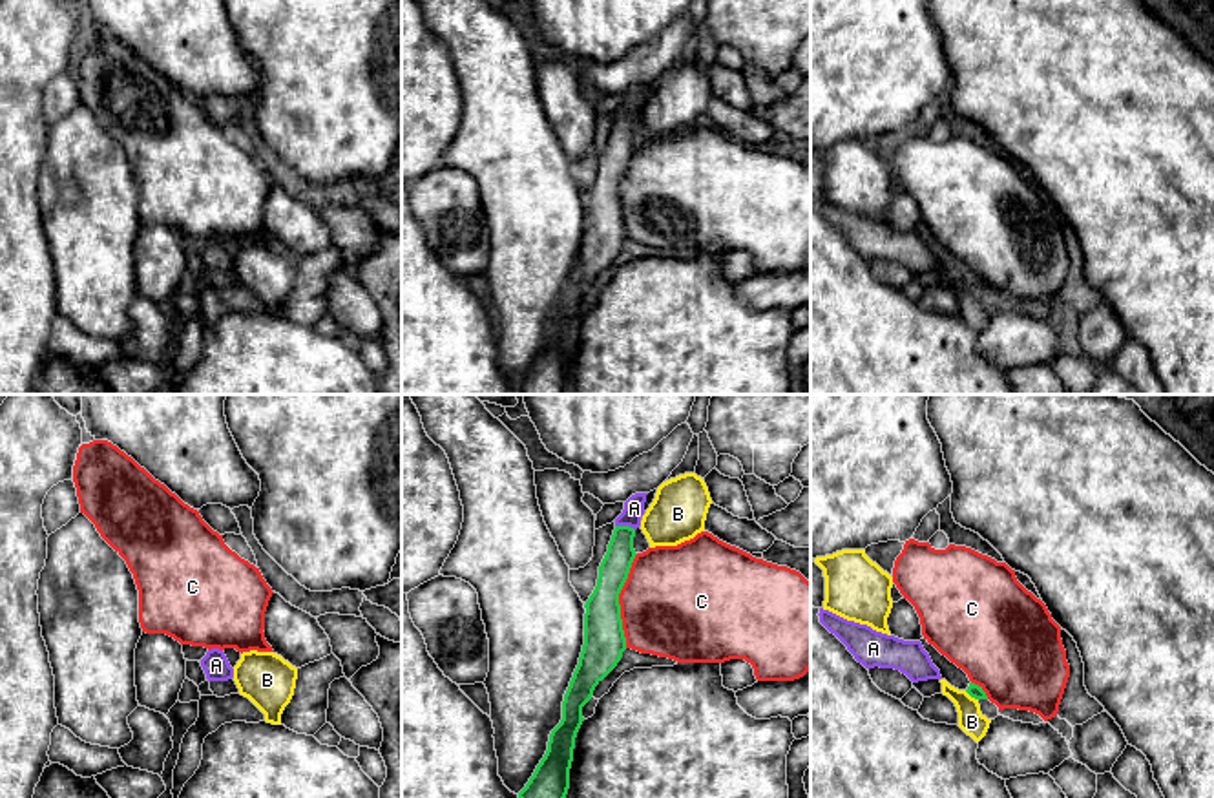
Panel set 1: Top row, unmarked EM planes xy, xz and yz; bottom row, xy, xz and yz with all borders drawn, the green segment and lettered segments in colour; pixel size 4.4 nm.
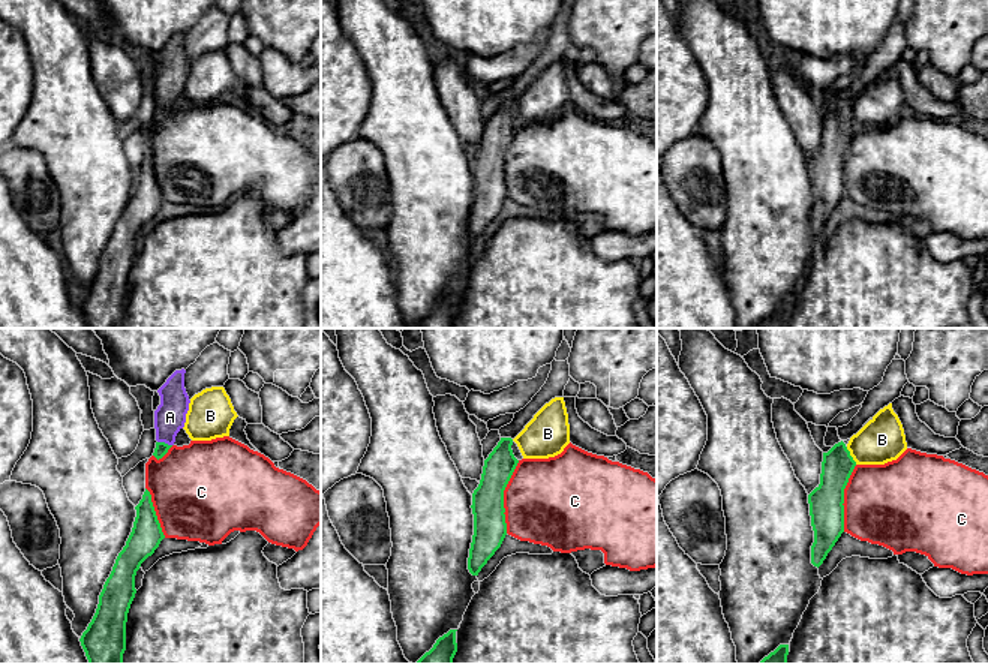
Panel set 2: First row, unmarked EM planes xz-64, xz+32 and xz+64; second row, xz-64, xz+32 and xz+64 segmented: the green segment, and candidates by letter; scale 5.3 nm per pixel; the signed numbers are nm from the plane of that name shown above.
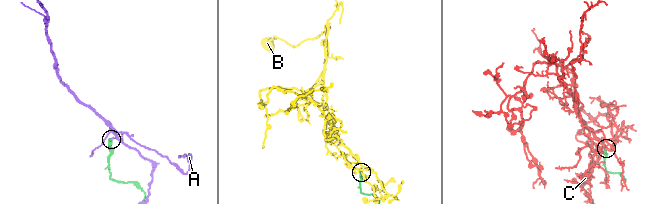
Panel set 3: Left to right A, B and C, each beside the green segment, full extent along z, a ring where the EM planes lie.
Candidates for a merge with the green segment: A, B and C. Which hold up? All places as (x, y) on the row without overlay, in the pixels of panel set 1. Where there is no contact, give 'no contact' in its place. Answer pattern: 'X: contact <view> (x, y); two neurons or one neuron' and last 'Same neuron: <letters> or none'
A: contact xz (625, 117); one neuron
B: contact yz (972, 287); two neurons
C: contact xz (617, 192); two neurons
Same neuron: A

